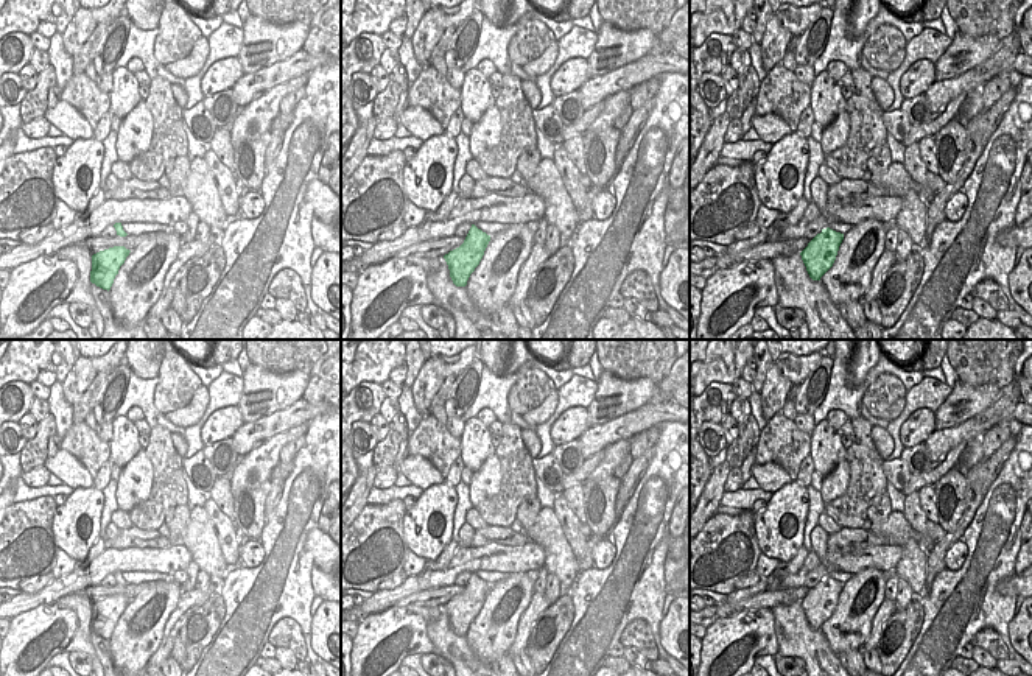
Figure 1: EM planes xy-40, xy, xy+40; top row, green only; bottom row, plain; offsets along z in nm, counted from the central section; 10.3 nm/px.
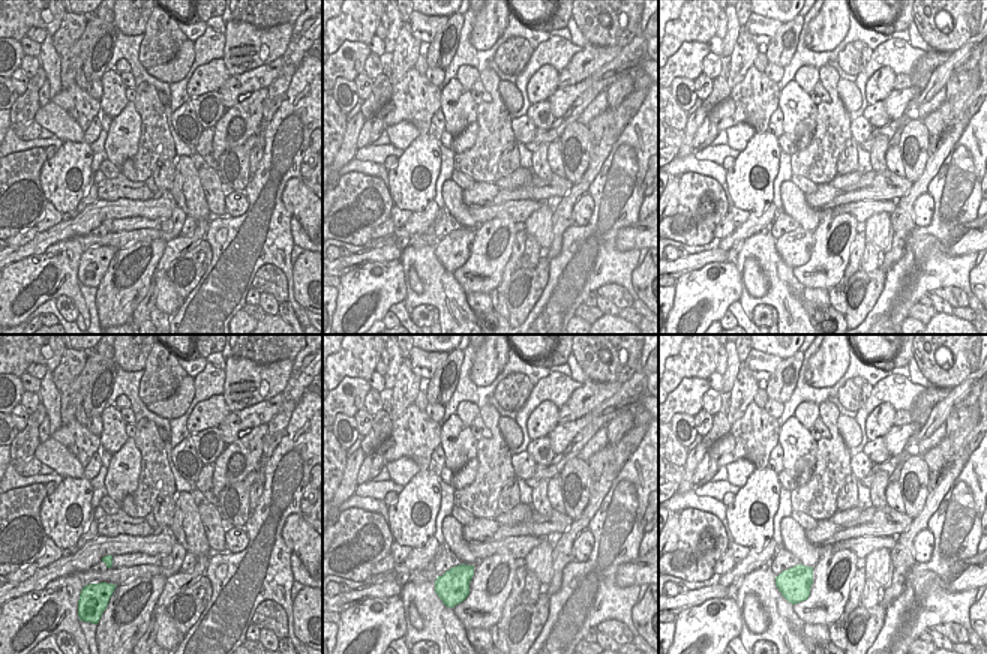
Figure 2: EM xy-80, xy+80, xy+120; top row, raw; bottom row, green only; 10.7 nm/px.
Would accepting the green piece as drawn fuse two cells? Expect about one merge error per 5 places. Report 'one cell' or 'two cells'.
one cell

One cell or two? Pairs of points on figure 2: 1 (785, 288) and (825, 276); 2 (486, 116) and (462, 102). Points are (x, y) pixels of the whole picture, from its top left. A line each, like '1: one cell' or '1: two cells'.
1: two cells
2: two cells

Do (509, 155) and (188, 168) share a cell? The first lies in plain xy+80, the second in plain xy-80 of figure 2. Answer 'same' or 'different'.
different

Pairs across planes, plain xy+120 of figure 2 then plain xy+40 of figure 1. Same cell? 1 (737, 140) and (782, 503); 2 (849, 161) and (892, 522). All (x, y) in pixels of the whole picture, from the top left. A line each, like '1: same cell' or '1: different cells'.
1: different cells
2: different cells

